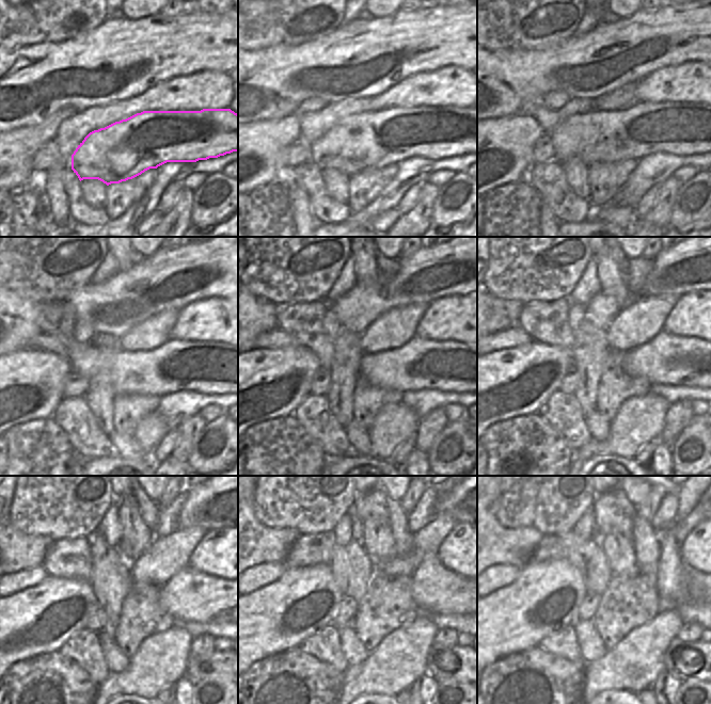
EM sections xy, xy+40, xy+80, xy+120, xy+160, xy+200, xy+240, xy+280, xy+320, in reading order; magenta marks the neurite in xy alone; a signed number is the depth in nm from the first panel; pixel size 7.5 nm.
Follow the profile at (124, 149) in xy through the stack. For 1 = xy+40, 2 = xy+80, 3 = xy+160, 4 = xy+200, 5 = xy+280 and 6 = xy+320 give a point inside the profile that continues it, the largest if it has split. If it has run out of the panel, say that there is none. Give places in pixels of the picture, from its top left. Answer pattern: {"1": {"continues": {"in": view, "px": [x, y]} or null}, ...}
{"1": {"continues": {"in": "xy+40", "px": [374, 140]}}, "2": {"continues": {"in": "xy+80", "px": [679, 128]}}, "3": {"continues": {"in": "xy+160", "px": [448, 366]}}, "4": {"continues": {"in": "xy+200", "px": [667, 358]}}, "5": {"continues": {"in": "xy+280", "px": [436, 590]}}, "6": {"continues": {"in": "xy+320", "px": [674, 586]}}}

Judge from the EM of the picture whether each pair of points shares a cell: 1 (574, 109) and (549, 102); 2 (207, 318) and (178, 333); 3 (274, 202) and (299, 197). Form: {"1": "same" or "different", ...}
{"1": "different", "2": "same", "3": "different"}

